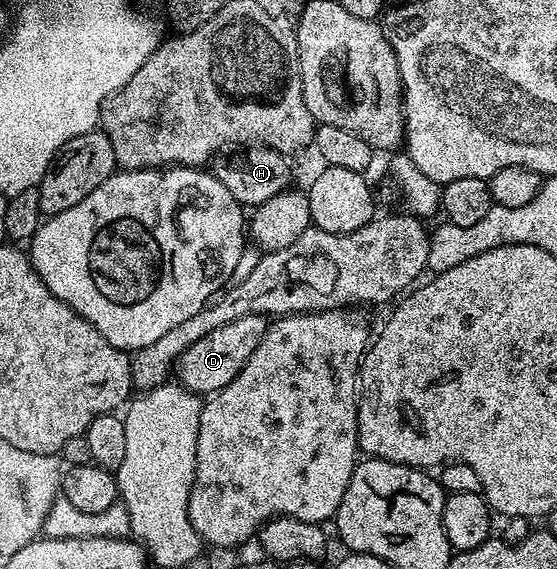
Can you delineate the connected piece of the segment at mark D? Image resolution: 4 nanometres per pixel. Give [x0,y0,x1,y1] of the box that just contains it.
[179,315,266,395]

